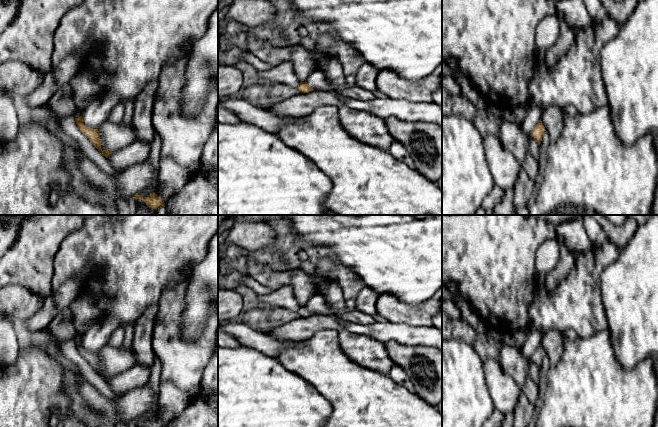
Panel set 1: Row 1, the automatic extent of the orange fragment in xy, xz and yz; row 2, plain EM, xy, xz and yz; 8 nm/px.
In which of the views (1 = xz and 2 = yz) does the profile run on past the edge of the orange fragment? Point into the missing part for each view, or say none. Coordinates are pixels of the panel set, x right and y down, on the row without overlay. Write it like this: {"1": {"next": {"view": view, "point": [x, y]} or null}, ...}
{"1": {"next": null}, "2": {"next": null}}

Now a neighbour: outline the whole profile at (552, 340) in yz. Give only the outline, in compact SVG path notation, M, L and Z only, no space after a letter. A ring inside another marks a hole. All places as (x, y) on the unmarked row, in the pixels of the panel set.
M557 329L547 330L543 333L541 345L549 359L550 366L556 366L563 352L563 333Z

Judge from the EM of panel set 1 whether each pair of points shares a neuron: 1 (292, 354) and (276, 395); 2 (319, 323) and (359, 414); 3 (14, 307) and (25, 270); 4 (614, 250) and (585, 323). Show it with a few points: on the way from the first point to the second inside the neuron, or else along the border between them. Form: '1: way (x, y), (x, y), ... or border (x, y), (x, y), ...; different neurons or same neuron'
1: border (276, 358), (286, 368), (298, 374), (306, 381); different neurons
2: border (338, 330), (321, 329), (301, 342); different neurons
3: border (10, 284), (21, 285), (41, 296); different neurons
4: way (595, 267), (585, 277), (585, 304); same neuron

